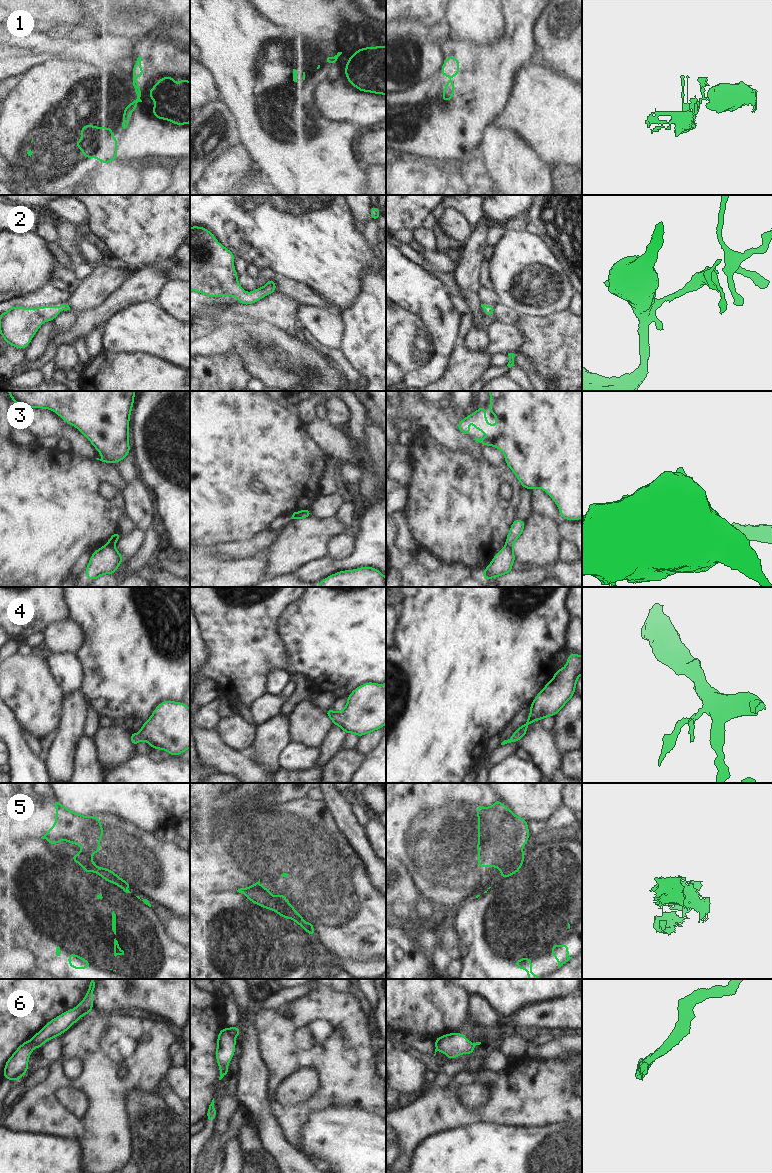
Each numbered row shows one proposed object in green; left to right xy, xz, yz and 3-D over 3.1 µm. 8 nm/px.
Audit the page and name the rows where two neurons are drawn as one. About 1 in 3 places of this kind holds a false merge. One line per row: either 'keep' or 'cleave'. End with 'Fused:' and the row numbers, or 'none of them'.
1: cleave
2: keep
3: cleave
4: keep
5: cleave
6: cleave
Fused: 1, 3, 5, 6

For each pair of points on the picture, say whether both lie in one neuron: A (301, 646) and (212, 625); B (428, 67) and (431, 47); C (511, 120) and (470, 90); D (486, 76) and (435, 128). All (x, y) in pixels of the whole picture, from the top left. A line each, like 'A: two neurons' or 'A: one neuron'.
A: two neurons
B: one neuron
C: two neurons
D: one neuron

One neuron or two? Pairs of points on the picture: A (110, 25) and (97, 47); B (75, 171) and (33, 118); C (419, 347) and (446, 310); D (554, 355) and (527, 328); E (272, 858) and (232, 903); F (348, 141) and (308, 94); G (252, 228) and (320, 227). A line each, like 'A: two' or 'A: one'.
A: two
B: one
C: one
D: one
E: two
F: one
G: one

